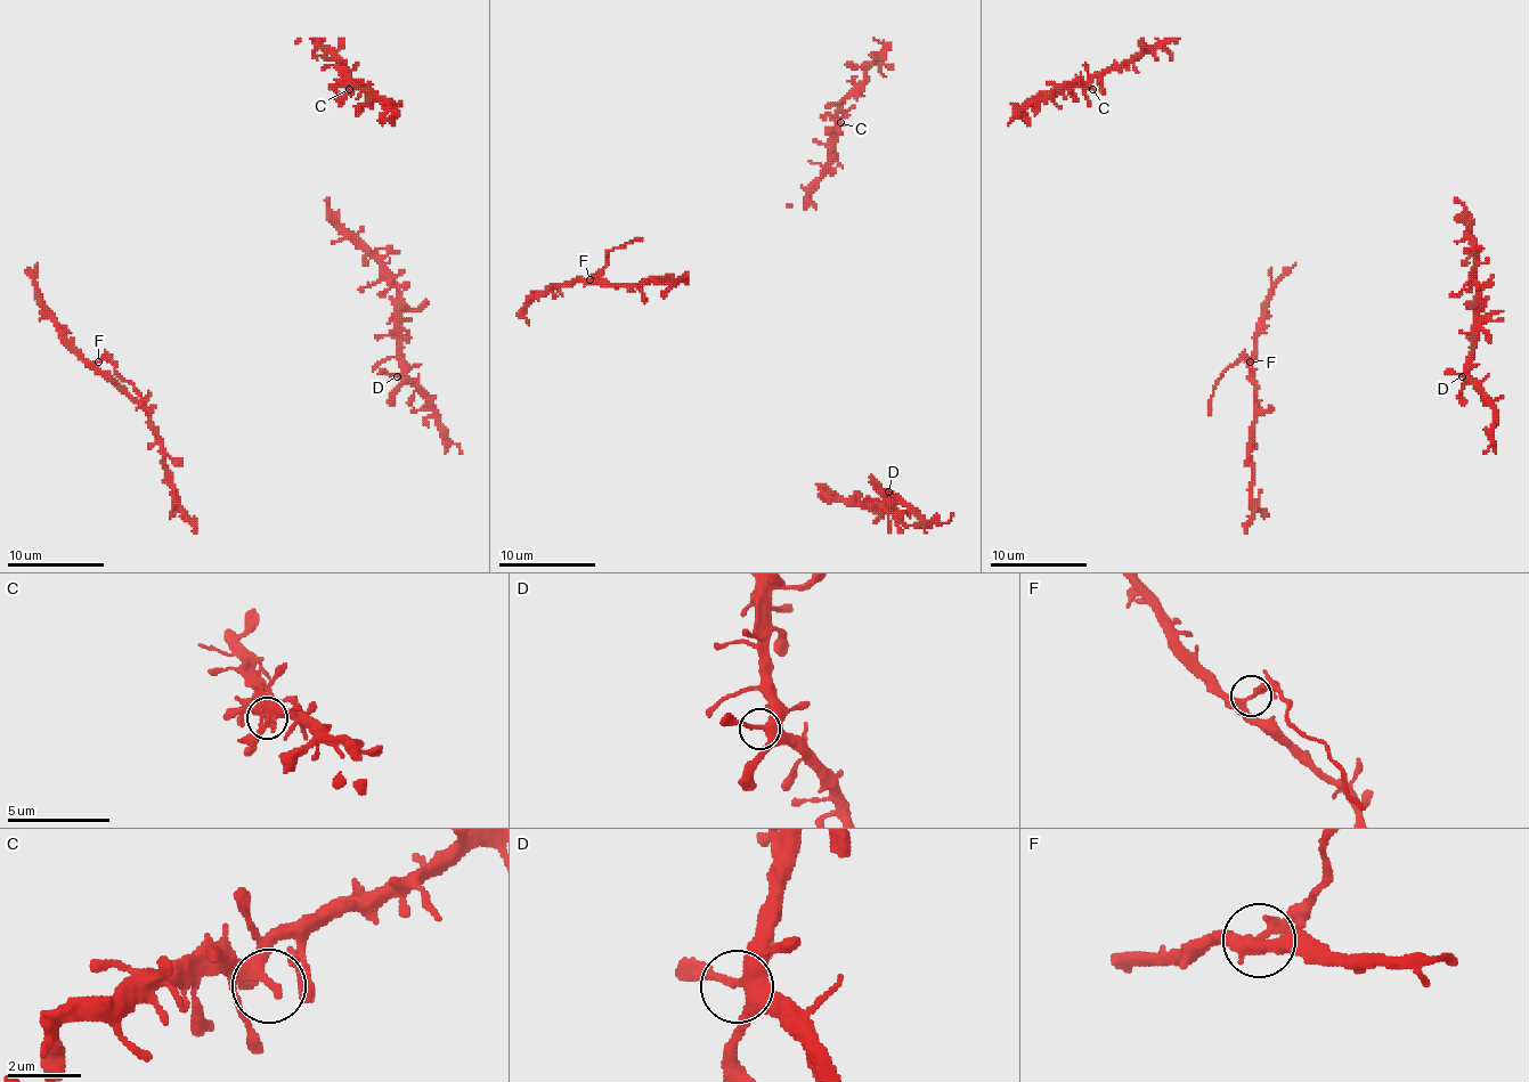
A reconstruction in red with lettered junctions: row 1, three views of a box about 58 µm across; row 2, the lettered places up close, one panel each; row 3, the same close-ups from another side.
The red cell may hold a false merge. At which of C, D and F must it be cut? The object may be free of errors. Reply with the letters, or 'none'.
F

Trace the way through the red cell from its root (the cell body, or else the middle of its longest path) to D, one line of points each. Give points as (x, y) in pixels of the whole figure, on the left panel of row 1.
D: (390, 275), (390, 282), (399, 294), (401, 372), (397, 376)

